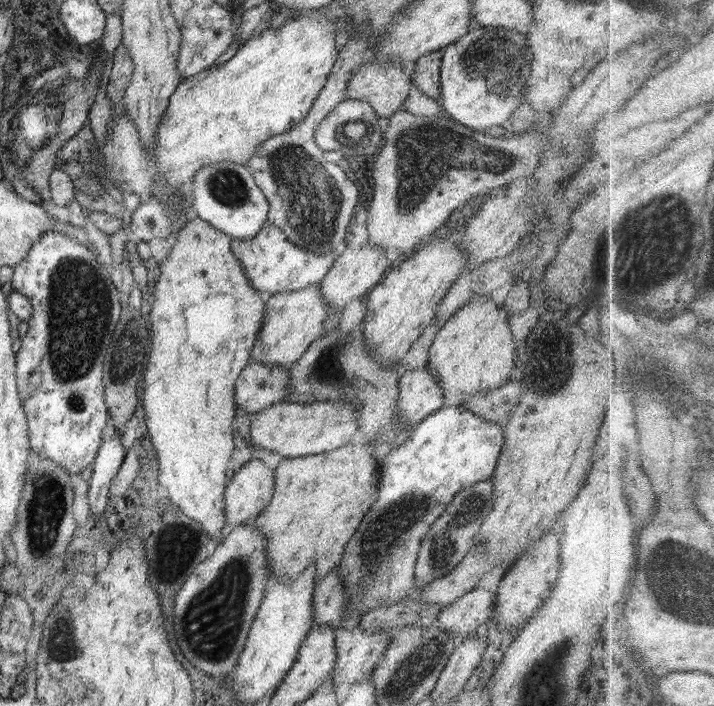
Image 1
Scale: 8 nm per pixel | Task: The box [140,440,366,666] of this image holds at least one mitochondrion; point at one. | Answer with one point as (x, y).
(218, 609)

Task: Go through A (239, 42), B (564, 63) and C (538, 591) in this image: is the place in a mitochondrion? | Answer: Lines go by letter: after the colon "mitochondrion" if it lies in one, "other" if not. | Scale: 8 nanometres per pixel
A: other
B: other
C: other

